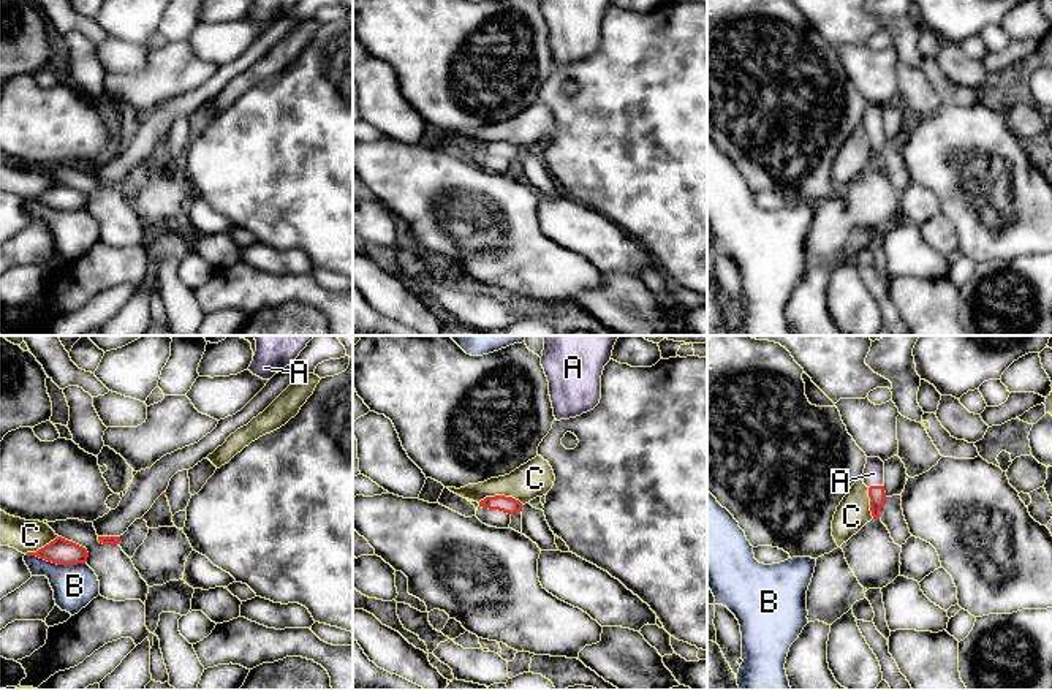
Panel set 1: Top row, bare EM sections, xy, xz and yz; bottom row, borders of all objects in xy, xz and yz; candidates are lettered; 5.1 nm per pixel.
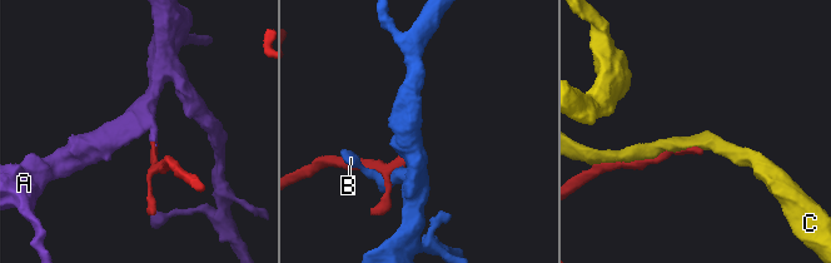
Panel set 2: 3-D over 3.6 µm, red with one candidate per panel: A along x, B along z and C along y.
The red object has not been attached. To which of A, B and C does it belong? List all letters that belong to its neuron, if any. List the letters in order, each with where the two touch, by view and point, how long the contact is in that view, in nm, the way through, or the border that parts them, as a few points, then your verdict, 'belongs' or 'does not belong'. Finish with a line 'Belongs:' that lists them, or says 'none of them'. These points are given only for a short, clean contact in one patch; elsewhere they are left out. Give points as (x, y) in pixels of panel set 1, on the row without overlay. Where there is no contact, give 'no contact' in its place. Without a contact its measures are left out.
A: yz (875, 132) | 70 nm | across yz (877, 140), (875, 132), (874, 119) | belongs
B: xy (56, 208) | 300 nm | does not belong
C: xz (500, 141) | 240 nm | does not belong
Belongs: A

